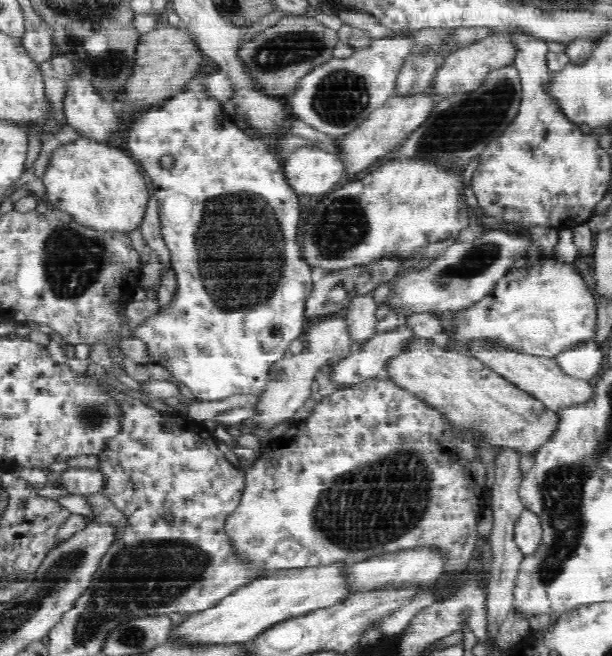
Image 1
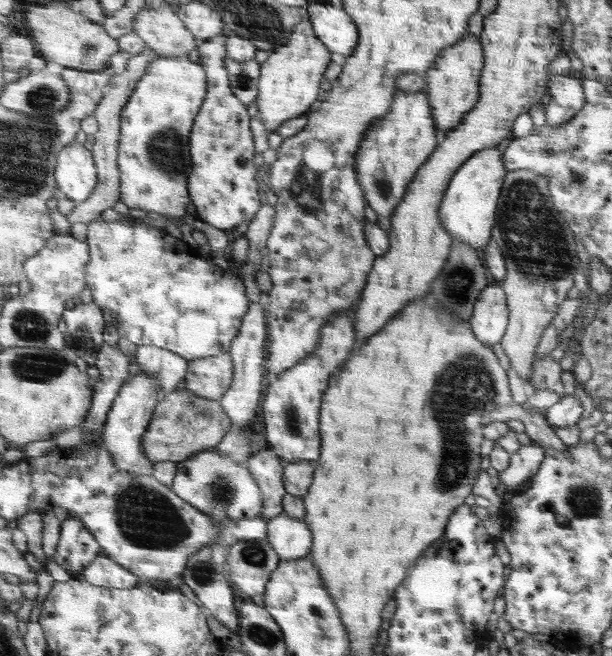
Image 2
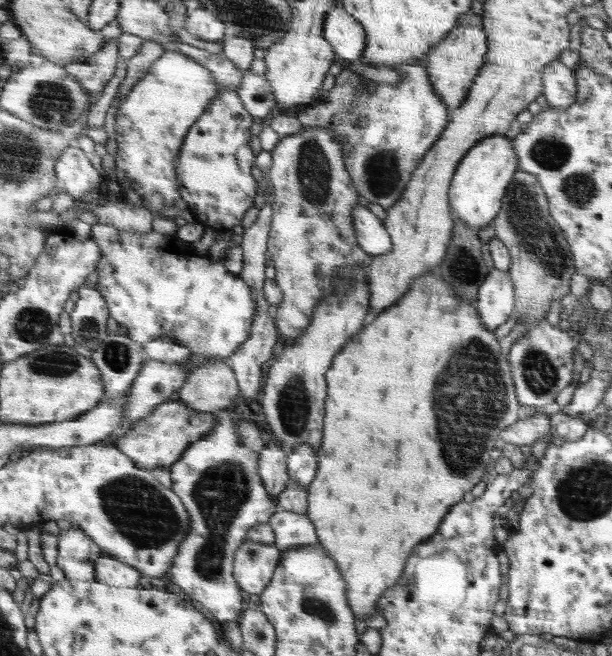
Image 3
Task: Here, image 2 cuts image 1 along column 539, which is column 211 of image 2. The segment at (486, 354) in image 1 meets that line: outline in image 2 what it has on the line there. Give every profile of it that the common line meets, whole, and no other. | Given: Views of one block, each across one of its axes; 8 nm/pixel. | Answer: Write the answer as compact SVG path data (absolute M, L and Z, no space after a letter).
M224 353L218 356L201 358L190 362L190 372L187 376L186 388L194 391L196 395L214 401L222 402L226 392L232 389L235 377L235 364L232 353Z

